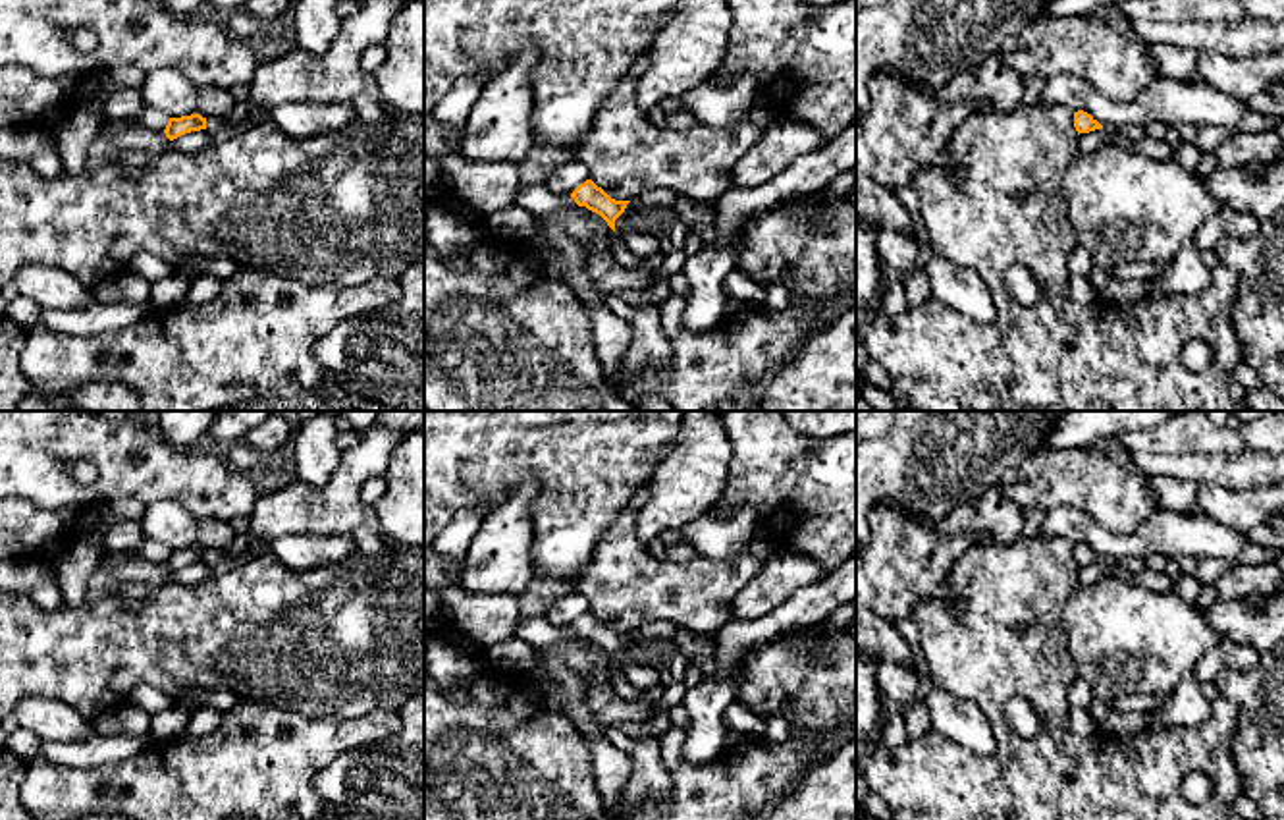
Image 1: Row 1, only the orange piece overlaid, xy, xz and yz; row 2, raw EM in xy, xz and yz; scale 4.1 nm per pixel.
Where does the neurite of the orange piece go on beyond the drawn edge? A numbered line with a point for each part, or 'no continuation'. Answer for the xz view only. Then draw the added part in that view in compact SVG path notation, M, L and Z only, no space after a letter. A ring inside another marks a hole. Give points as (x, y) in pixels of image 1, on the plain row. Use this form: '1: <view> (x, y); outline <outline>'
no continuation

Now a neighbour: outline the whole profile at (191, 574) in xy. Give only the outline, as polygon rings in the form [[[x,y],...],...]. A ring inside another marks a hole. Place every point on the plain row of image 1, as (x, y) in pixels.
[[[201,561],[201,563],[191,563],[191,565],[185,565],[174,571],[170,581],[181,583],[181,585],[195,585],[195,583],[202,583],[204,579],[208,579],[208,575],[210,575],[208,563]]]

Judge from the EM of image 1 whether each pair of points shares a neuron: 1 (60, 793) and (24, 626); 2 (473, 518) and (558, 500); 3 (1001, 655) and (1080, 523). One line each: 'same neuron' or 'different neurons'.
1: different neurons
2: different neurons
3: different neurons

